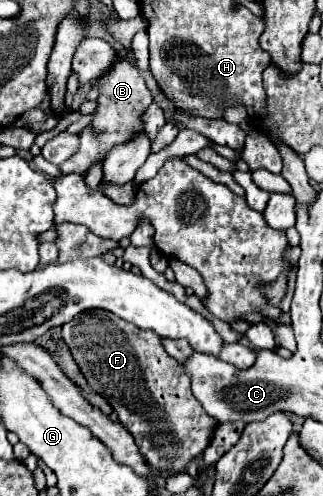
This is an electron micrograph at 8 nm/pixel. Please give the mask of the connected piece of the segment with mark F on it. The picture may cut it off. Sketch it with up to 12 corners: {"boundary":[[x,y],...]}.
{"boundary":[[103,309],[61,337],[151,467],[179,473],[217,421],[155,331]]}

